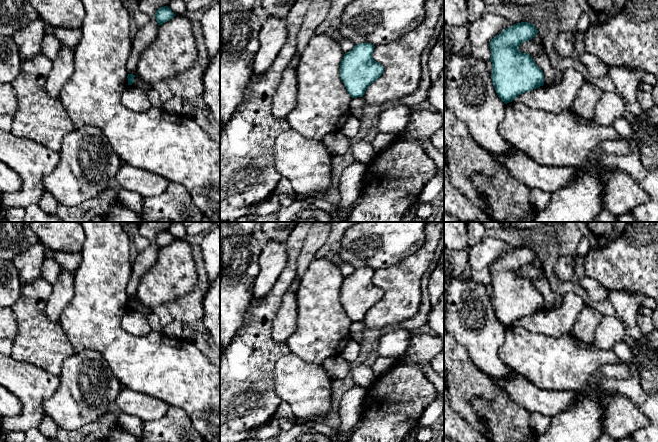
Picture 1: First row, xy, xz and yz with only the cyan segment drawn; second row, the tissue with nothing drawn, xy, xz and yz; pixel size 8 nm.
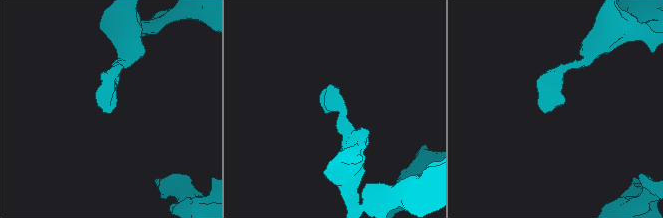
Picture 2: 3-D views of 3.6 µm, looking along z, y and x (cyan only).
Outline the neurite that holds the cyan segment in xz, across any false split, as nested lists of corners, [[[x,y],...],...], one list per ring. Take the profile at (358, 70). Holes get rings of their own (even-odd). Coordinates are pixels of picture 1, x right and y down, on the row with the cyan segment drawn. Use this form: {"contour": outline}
{"contour": [[[360,43],[344,54],[340,76],[352,98],[363,97],[366,89],[384,72],[384,67],[372,57],[374,48],[371,43]]]}

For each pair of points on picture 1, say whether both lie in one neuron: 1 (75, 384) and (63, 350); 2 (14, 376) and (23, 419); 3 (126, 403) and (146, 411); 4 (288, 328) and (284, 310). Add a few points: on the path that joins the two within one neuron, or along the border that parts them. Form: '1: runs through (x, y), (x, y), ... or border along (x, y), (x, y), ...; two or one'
1: border along (75, 352), (64, 361), (59, 376); two
2: runs through (25, 387), (27, 389), (27, 408); one
3: runs through (131, 403), (141, 406); one
4: runs through (286, 324), (286, 314); one

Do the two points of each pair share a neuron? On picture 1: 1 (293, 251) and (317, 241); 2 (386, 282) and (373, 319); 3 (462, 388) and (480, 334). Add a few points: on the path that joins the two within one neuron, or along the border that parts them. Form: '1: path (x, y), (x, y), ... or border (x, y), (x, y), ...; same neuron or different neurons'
1: border (308, 232), (298, 255), (296, 271); different neurons
2: path (388, 291), (388, 304), (382, 310); same neuron
3: border (457, 341), (466, 351), (469, 359), (488, 376); different neurons

